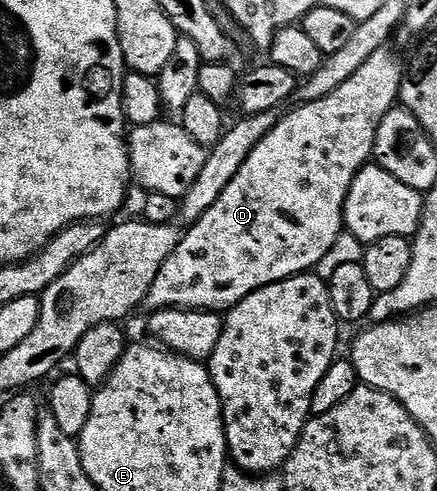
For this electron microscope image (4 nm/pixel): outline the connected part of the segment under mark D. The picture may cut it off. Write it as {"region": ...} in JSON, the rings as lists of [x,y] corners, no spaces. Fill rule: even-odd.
{"region":[[[386,46],[376,50],[372,54],[372,58],[368,58],[368,62],[364,62],[364,66],[360,66],[360,70],[356,70],[356,74],[352,74],[352,78],[348,78],[348,82],[344,82],[344,86],[332,90],[332,94],[328,94],[328,98],[320,98],[320,102],[308,102],[291,107],[291,112],[287,116],[285,113],[279,119],[278,125],[263,138],[260,146],[256,146],[256,150],[252,150],[252,154],[248,154],[248,162],[244,162],[244,166],[240,166],[236,178],[232,178],[232,182],[228,182],[228,186],[224,186],[224,194],[220,194],[220,198],[216,198],[216,202],[196,223],[185,229],[182,240],[176,246],[176,250],[172,250],[168,262],[164,262],[164,266],[160,266],[160,274],[156,274],[156,282],[152,282],[152,290],[148,290],[146,295],[145,307],[150,312],[159,312],[165,308],[197,308],[203,312],[222,314],[237,306],[244,298],[248,298],[248,294],[252,294],[264,286],[317,269],[320,258],[324,258],[324,254],[328,254],[328,250],[332,250],[332,242],[336,242],[336,238],[344,230],[345,200],[352,189],[353,180],[360,174],[363,167],[371,163],[376,142],[376,130],[380,130],[380,122],[384,122],[384,114],[388,114],[388,110],[399,103],[398,92],[402,89],[404,64],[398,61],[396,53],[389,52],[389,50],[390,48]]]}

